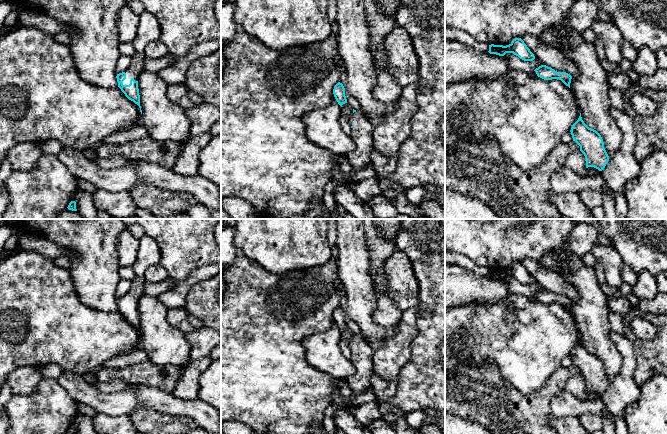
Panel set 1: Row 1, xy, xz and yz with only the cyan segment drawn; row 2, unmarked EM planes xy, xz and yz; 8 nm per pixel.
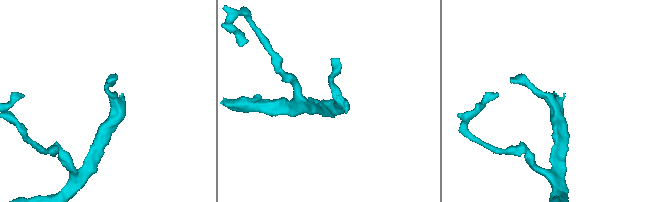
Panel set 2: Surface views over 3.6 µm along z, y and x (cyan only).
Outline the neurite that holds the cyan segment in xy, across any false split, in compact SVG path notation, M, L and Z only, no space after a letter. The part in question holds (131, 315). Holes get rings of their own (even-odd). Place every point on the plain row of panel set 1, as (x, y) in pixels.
M144 235L139 240L137 257L133 264L135 280L132 282L129 292L116 300L118 311L129 324L139 330L141 338L138 302L144 294L144 284L146 282L144 274L150 266L158 264L160 258L161 254L157 242L153 238Z

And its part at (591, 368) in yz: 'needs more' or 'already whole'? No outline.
already whole

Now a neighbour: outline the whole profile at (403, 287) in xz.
M399 250L384 265L388 297L401 310L416 308L419 304L419 282L408 256Z

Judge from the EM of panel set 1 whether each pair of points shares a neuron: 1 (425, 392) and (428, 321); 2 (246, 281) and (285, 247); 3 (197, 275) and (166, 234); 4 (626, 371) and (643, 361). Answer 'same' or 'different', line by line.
1: same
2: different
3: different
4: different

